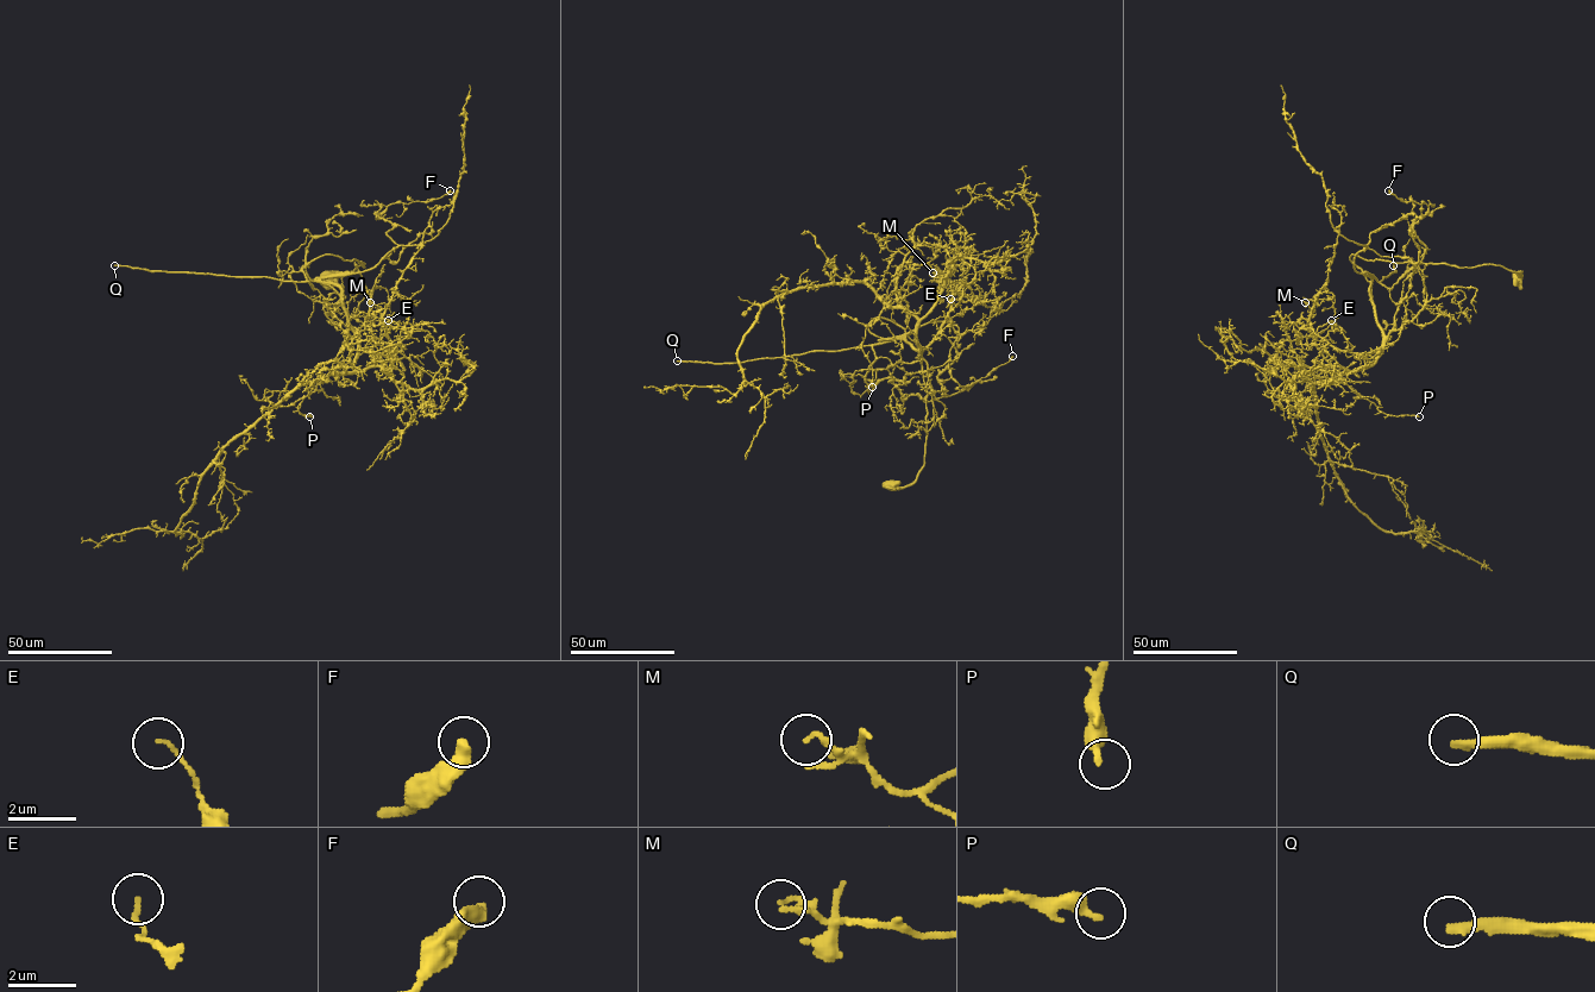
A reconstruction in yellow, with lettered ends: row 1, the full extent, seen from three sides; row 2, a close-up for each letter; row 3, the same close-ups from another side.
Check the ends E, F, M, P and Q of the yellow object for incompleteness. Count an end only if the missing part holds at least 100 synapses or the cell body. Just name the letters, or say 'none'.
Q

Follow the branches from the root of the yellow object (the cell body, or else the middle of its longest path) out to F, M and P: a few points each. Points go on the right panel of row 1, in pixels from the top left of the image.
F: (1517, 276), (1499, 265), (1352, 255), (1368, 281), (1354, 257), (1370, 233), (1427, 209), (1388, 190)
M: (1517, 276), (1499, 265), (1352, 255), (1371, 283), (1382, 338), (1366, 352), (1319, 337), (1305, 302)
P: (1517, 276), (1499, 265), (1350, 257), (1371, 283), (1382, 351), (1336, 381), (1387, 414), (1419, 416)

